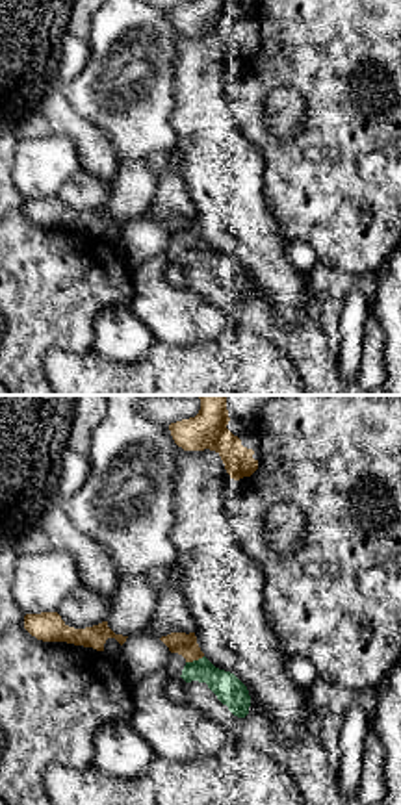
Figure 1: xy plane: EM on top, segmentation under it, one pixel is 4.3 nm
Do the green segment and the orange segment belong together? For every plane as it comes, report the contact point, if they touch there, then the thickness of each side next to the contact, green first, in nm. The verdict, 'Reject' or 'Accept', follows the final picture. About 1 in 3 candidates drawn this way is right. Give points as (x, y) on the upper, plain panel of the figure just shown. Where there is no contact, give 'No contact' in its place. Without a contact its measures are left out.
Touches green at (194, 245). Thickness 120 nm (green) against 100 nm

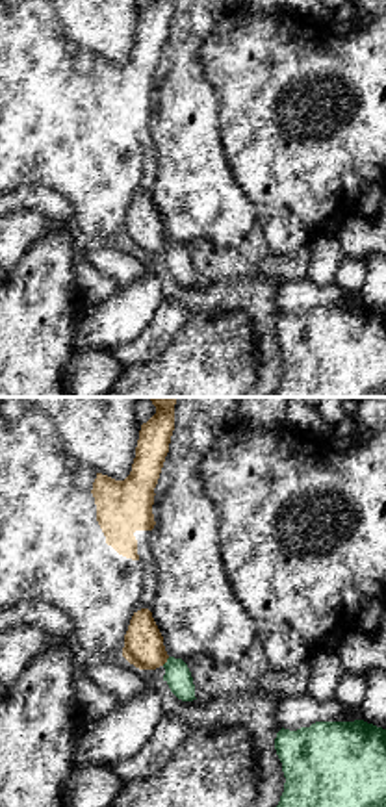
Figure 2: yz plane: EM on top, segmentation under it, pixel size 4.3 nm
Touches green at (167, 245). Thickness 110 nm (green) against 180 nm

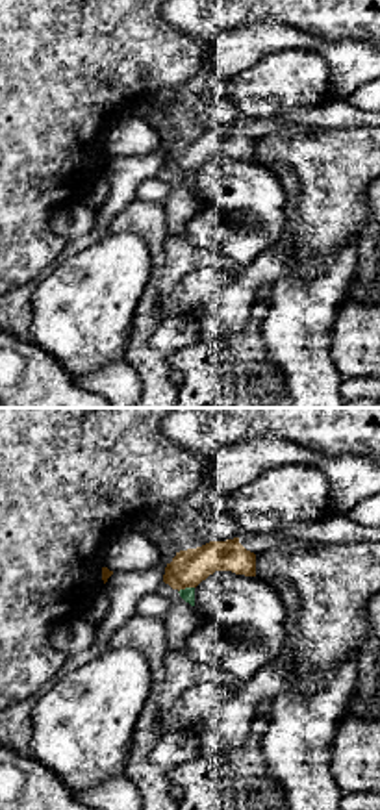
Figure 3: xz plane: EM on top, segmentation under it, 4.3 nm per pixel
Touches green at (186, 173). Thickness 60 nm (green) against 160 nm

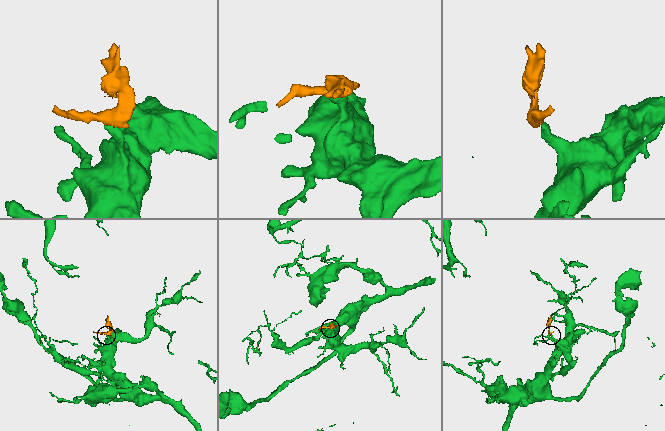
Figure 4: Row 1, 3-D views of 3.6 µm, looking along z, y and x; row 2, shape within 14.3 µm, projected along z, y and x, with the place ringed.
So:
Reject

